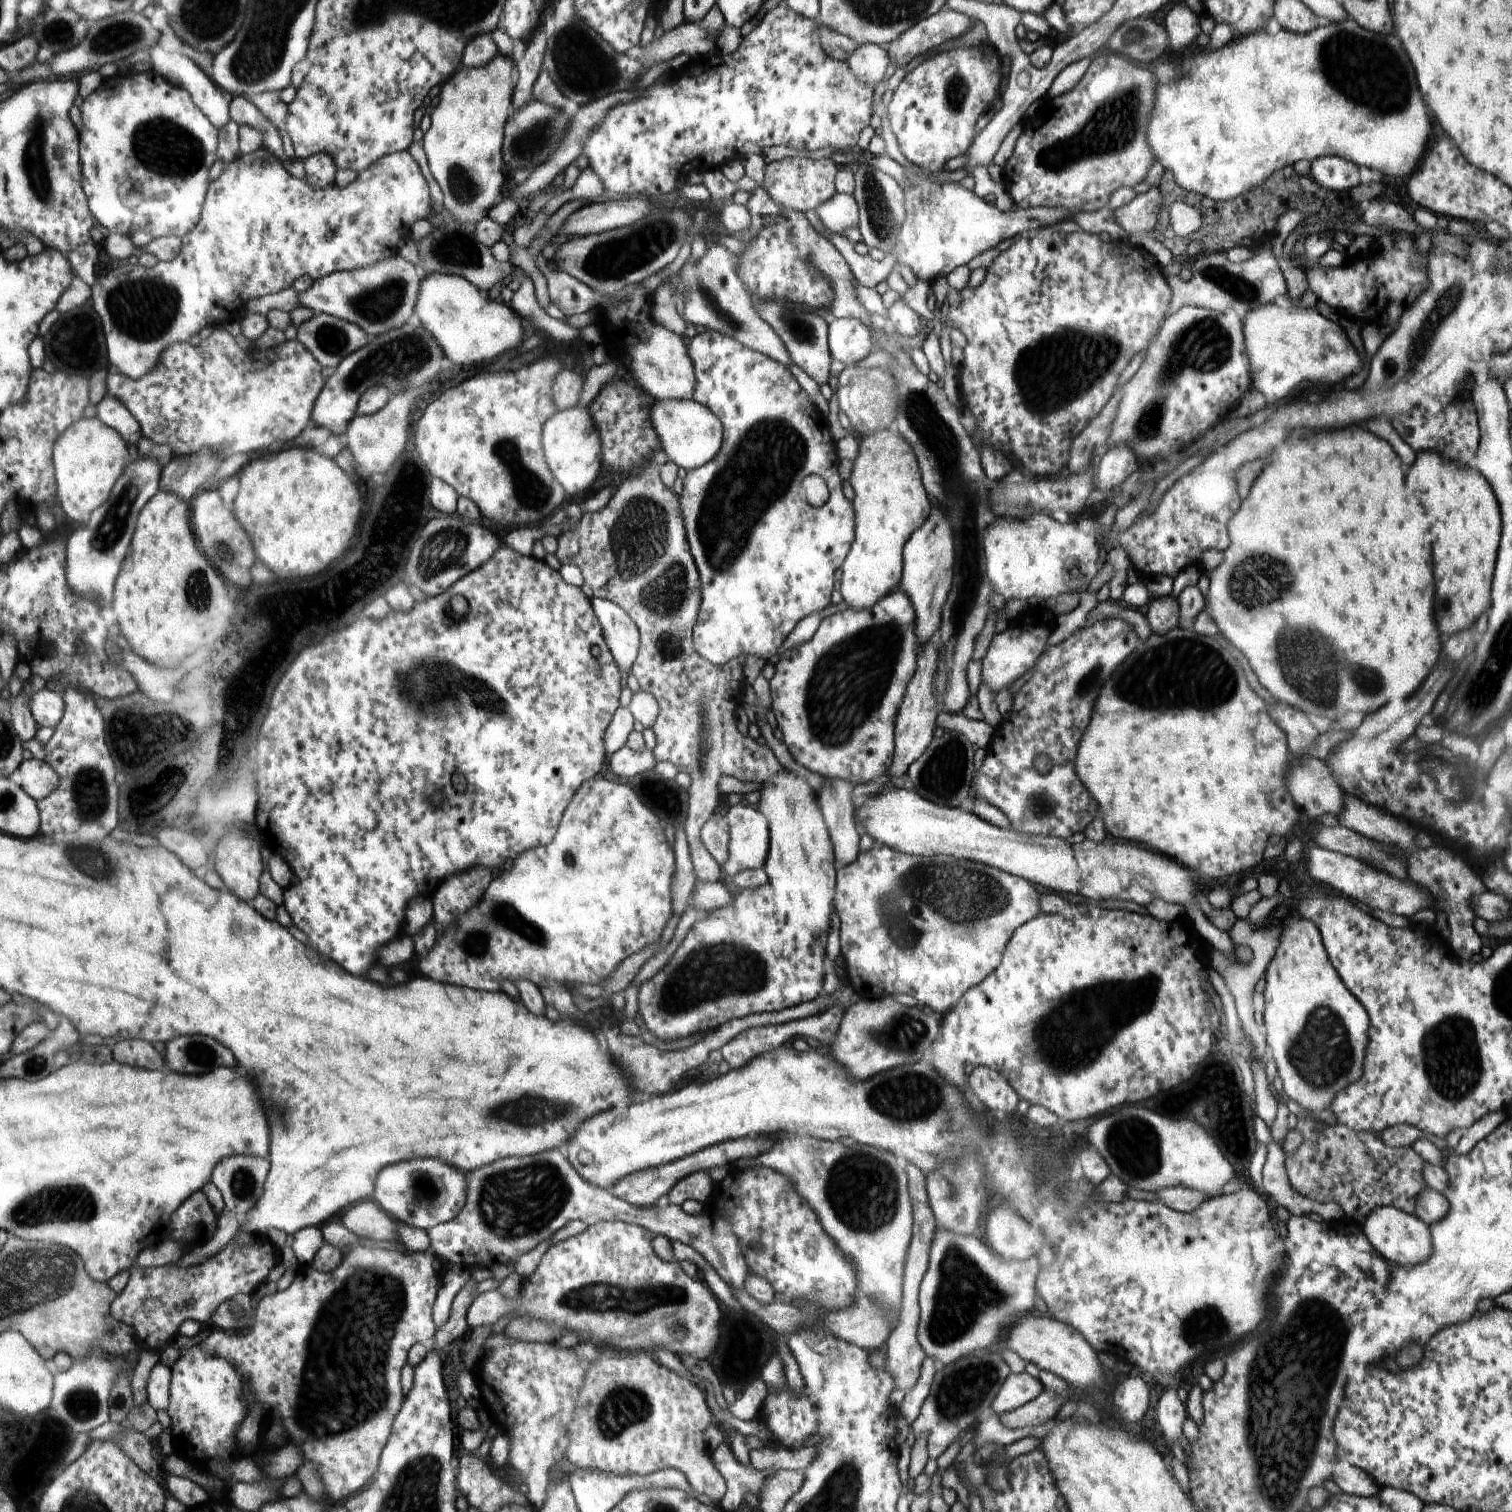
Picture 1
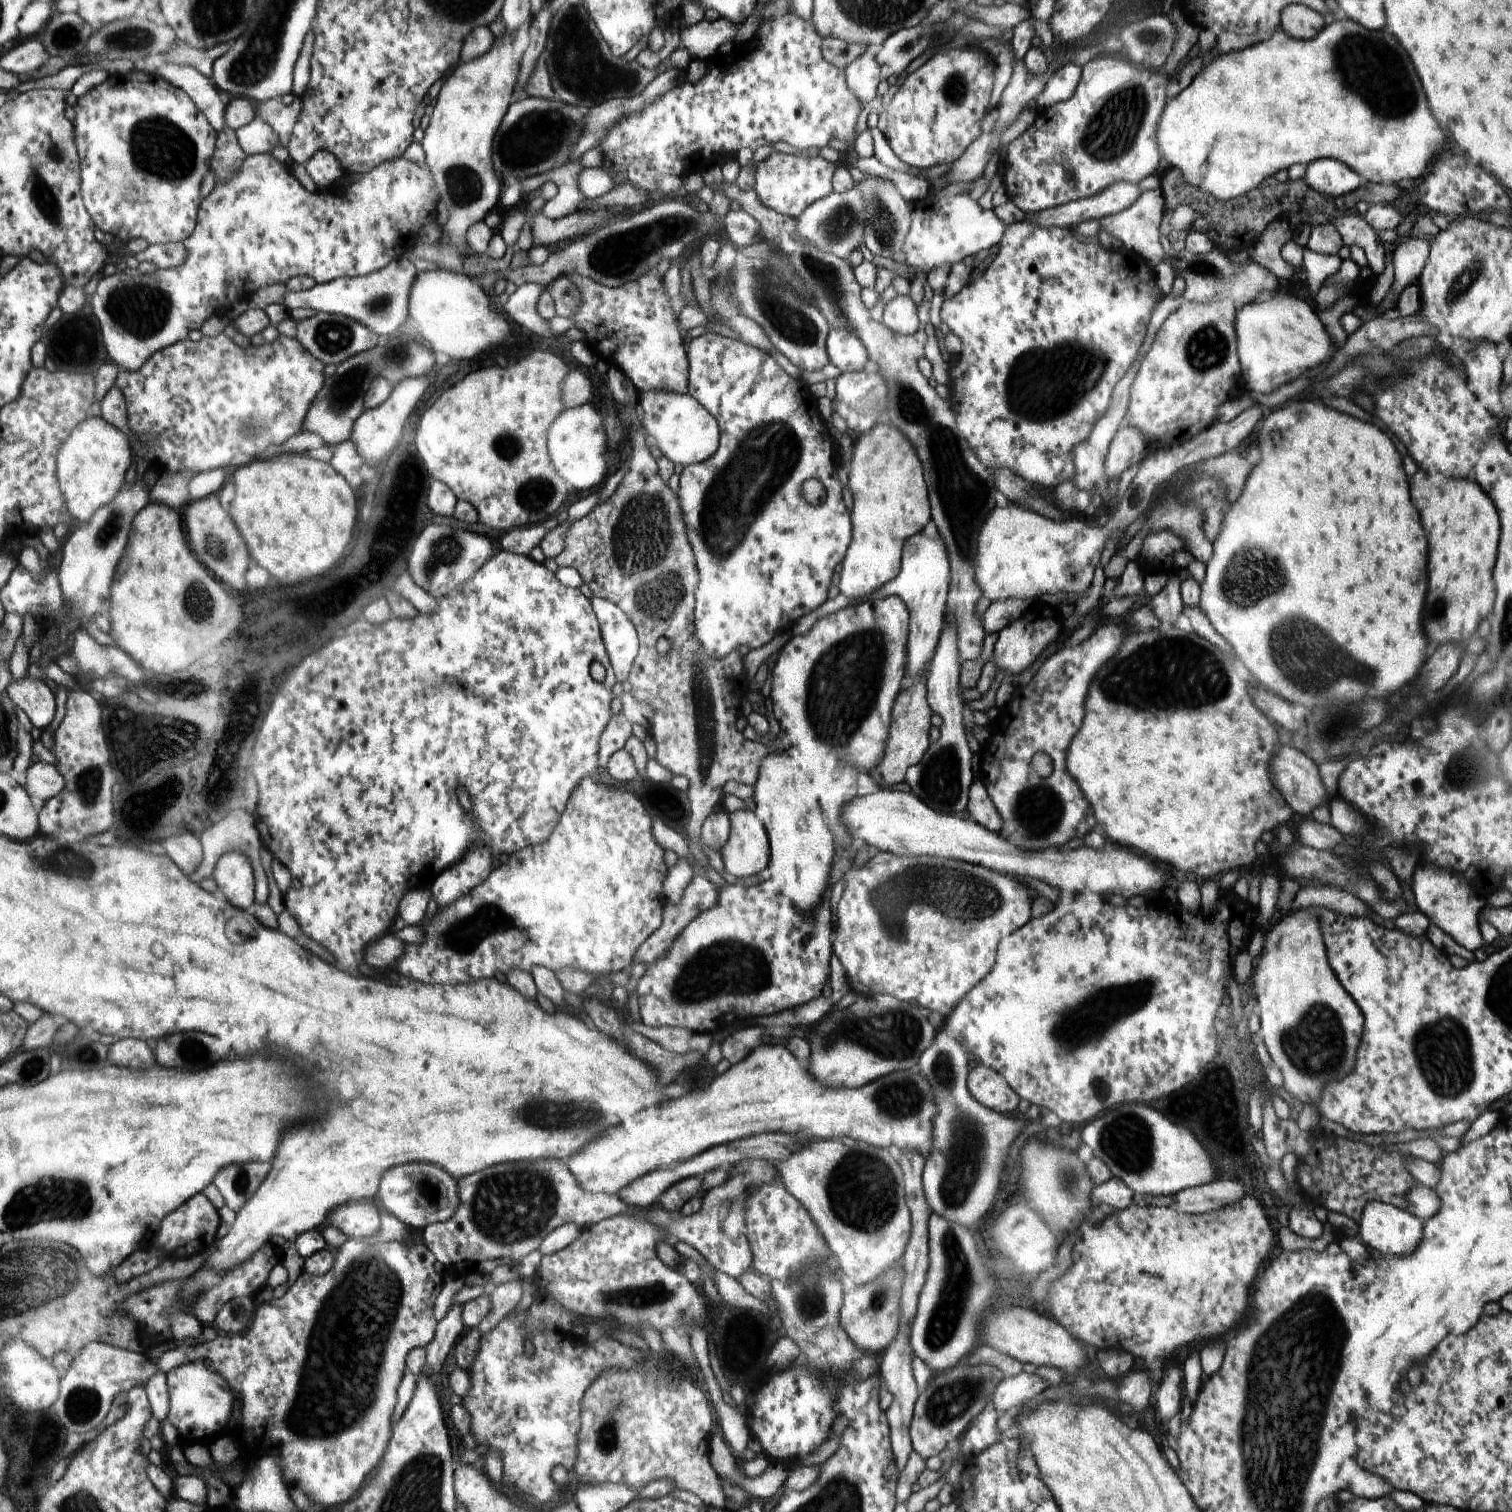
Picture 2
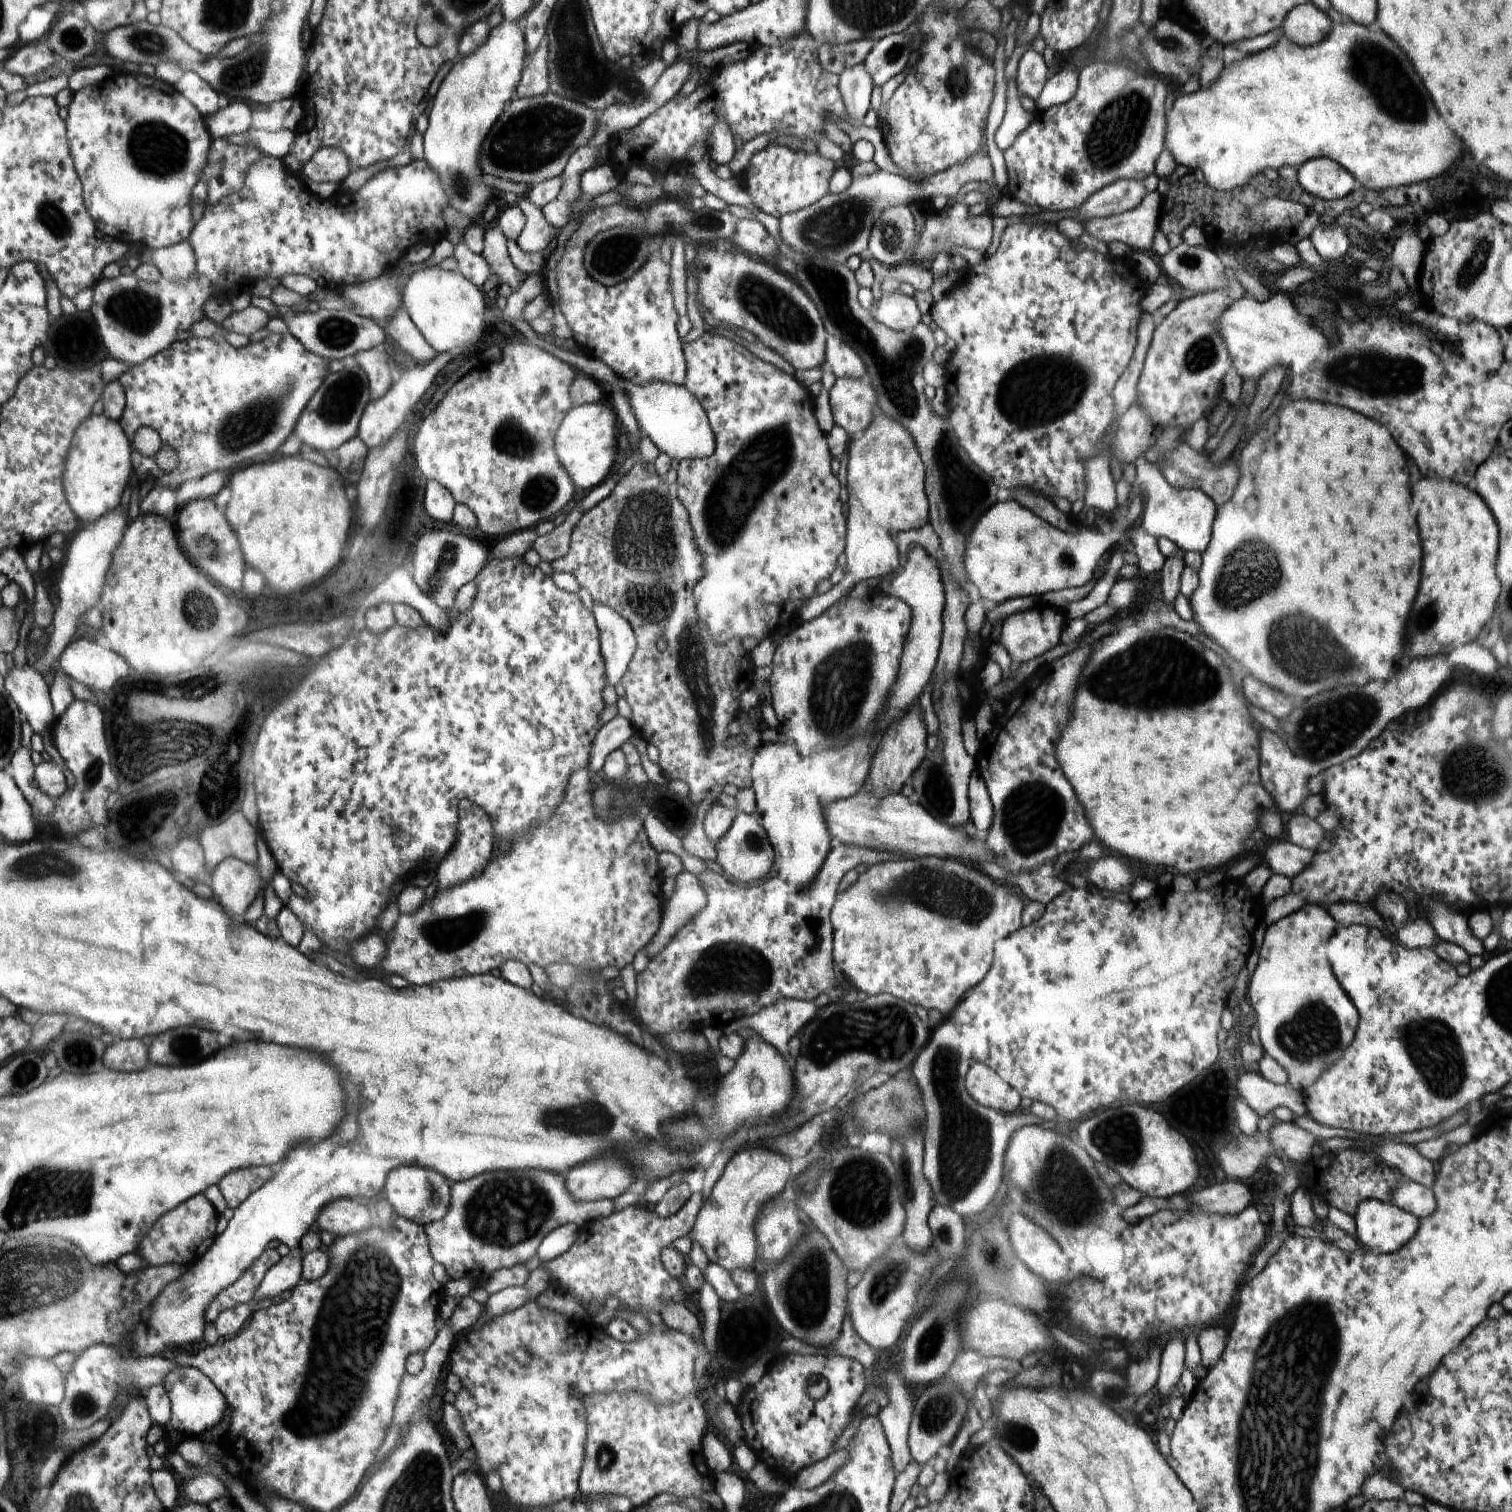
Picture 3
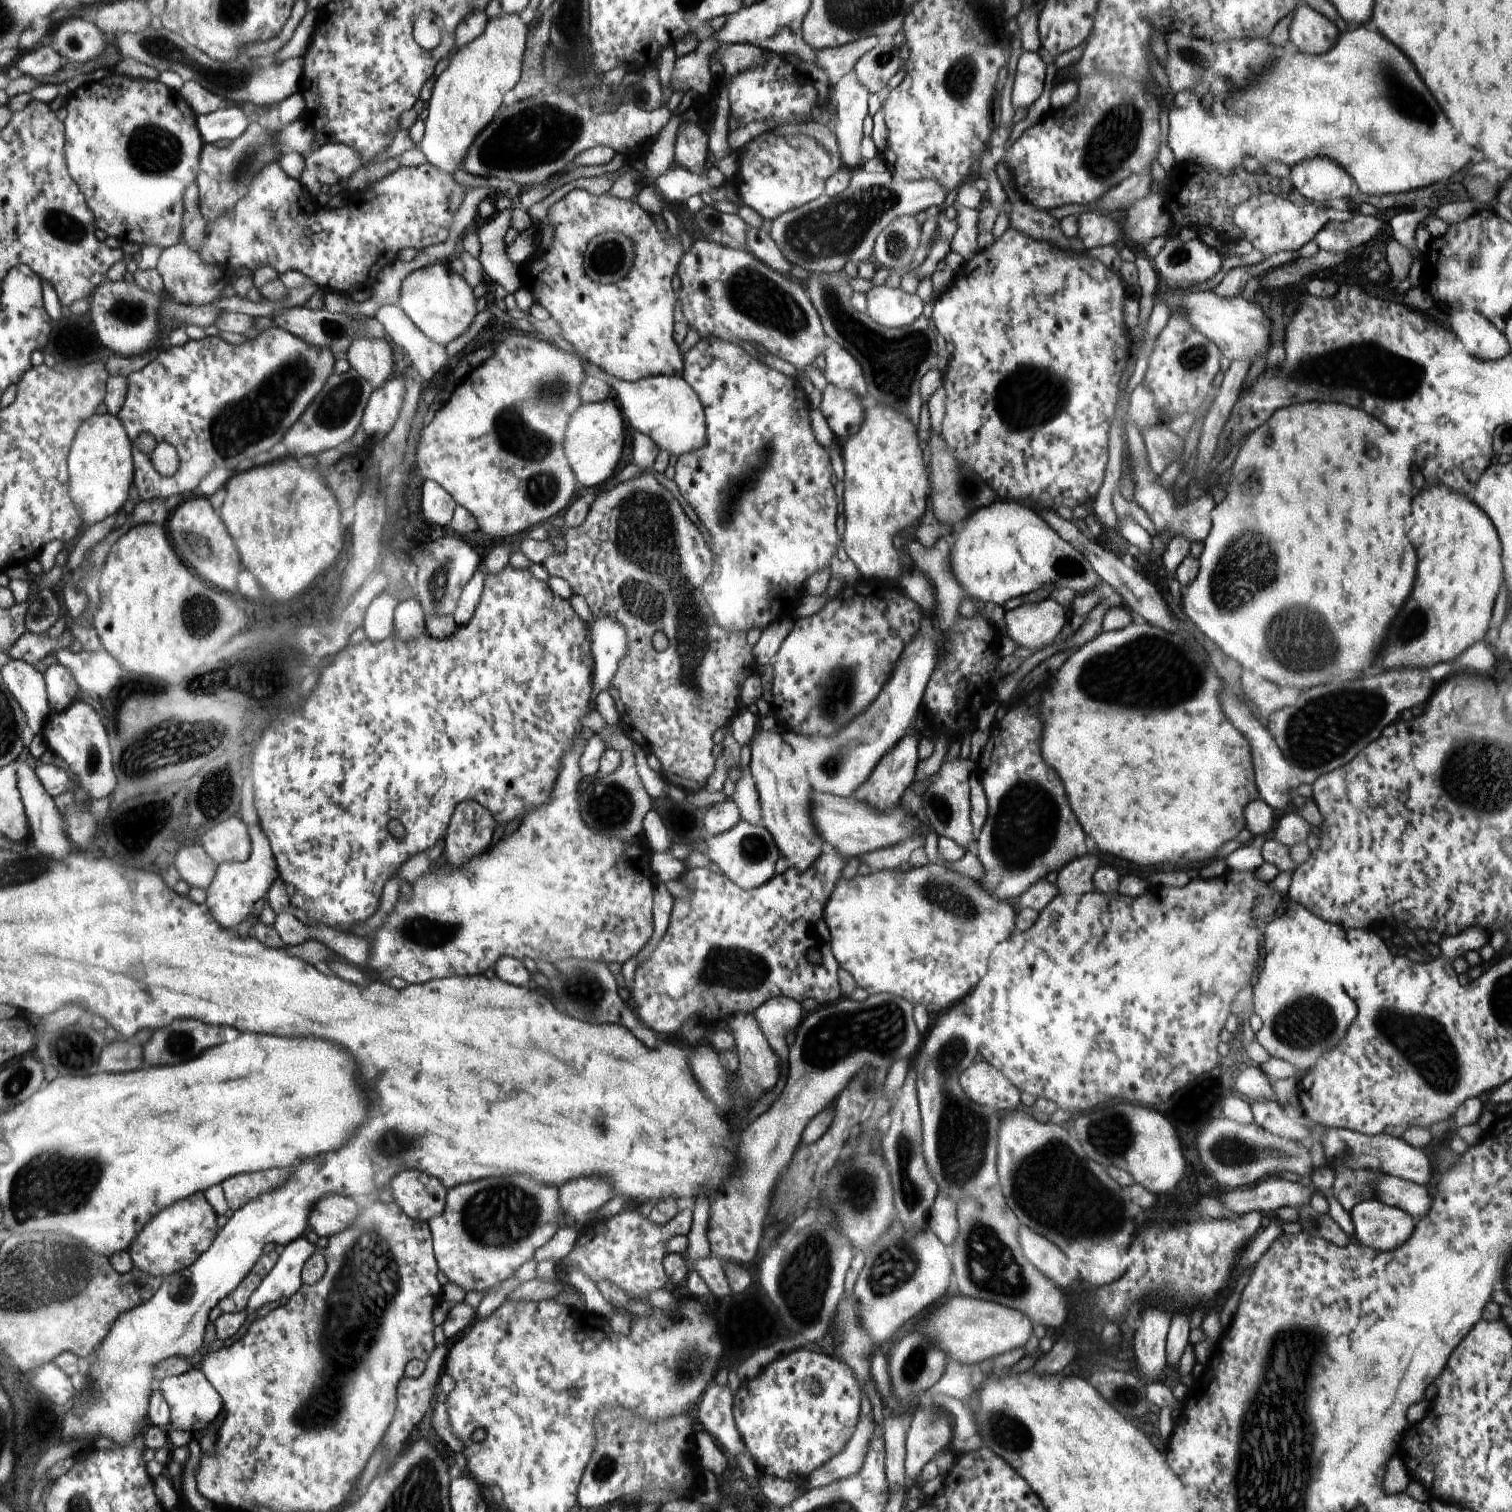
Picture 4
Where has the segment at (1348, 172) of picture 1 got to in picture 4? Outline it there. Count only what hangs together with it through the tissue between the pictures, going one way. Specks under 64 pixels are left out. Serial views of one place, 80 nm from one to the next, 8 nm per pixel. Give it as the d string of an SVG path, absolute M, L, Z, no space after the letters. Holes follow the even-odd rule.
M1331 159L1304 160L1290 170L1291 184L1308 200L1325 201L1346 198L1354 185L1352 178Z

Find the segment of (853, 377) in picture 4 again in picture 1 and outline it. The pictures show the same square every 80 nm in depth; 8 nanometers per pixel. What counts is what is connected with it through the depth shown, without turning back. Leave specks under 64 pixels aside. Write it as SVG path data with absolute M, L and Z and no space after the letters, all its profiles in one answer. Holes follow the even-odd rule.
M835 319L830 325L828 344L831 357L844 366L856 365L872 350L871 334L868 328L856 319Z

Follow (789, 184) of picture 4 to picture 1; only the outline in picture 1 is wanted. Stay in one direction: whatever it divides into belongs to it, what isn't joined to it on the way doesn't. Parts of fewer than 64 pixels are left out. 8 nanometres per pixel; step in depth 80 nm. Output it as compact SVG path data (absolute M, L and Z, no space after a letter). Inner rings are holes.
M785 157L765 164L763 189L779 208L795 210L805 214L826 202L834 194L834 174L836 166L828 158L814 160L801 157Z

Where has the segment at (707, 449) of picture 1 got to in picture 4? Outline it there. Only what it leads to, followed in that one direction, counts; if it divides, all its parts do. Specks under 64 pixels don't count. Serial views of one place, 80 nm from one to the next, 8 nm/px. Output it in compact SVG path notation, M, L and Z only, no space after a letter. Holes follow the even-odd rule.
M582 358L580 362L583 362L586 374L597 376L610 386L628 422L636 431L648 436L659 450L666 450L669 455L680 458L682 454L695 453L708 444L706 408L694 388L683 377L651 376L637 382L629 382L606 374L602 368Z

